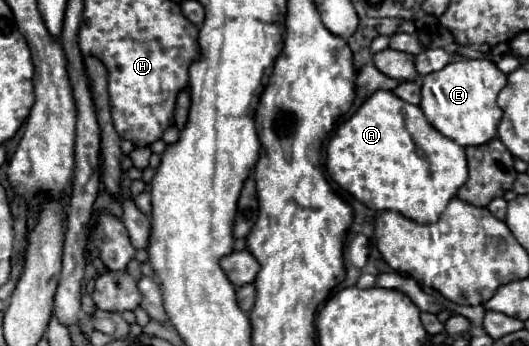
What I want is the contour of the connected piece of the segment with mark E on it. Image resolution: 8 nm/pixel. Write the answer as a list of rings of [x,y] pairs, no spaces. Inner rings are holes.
[[[487,59],[451,61],[441,71],[423,77],[419,107],[439,133],[453,139],[461,147],[483,145],[497,137],[497,125],[503,117],[503,111],[497,105],[497,95],[503,89],[503,83],[507,83],[507,75],[503,75]]]

